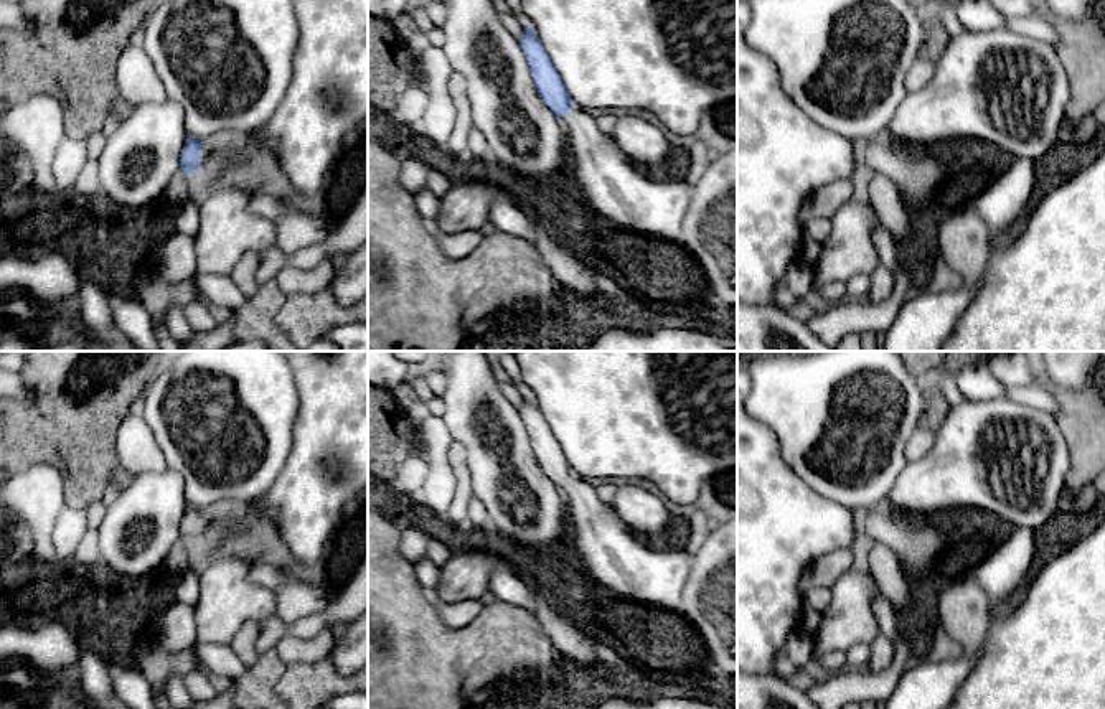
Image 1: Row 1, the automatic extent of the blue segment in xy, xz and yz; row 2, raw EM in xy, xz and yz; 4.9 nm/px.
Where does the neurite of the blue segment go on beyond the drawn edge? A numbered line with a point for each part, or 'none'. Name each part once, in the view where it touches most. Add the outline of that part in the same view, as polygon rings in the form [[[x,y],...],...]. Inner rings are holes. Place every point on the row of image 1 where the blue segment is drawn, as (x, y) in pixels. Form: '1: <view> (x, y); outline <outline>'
1: xy (206, 152); outline [[[213,142],[201,143],[200,158],[198,158],[198,170],[200,171],[206,170],[206,167],[209,165],[214,152],[216,152],[216,148],[214,148]]]

